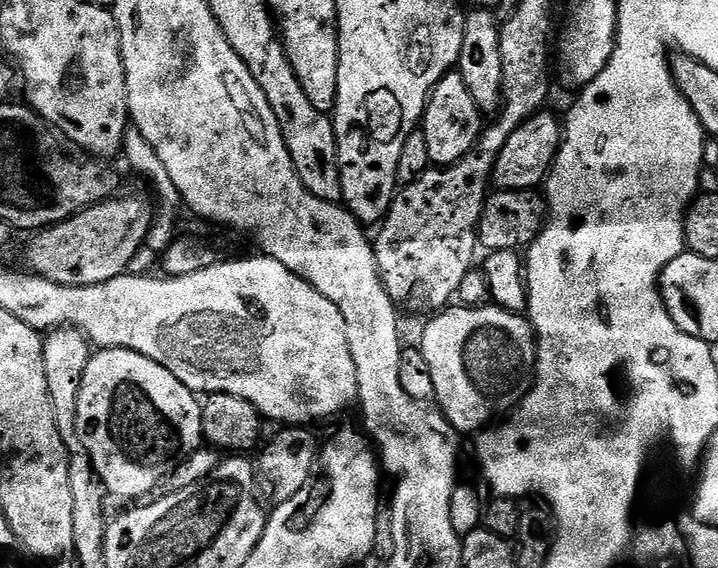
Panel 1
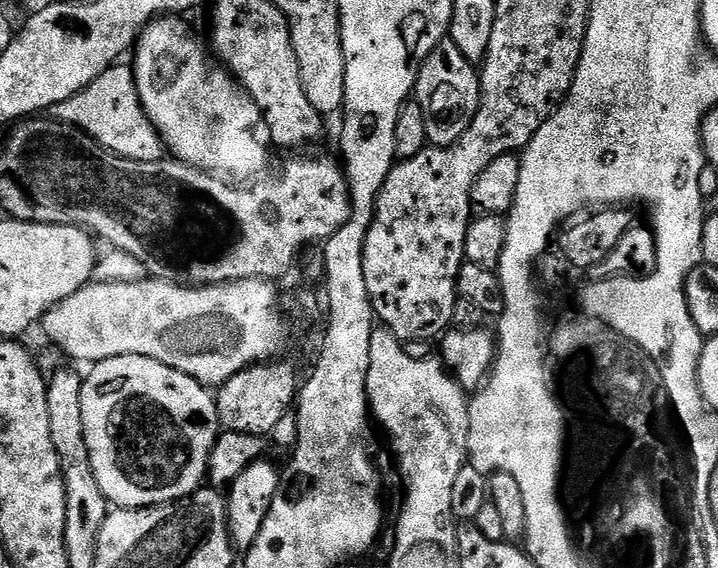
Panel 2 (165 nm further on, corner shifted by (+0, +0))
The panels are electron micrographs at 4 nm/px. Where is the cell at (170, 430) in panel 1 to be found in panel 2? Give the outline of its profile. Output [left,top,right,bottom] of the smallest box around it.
[82,356,222,508]

